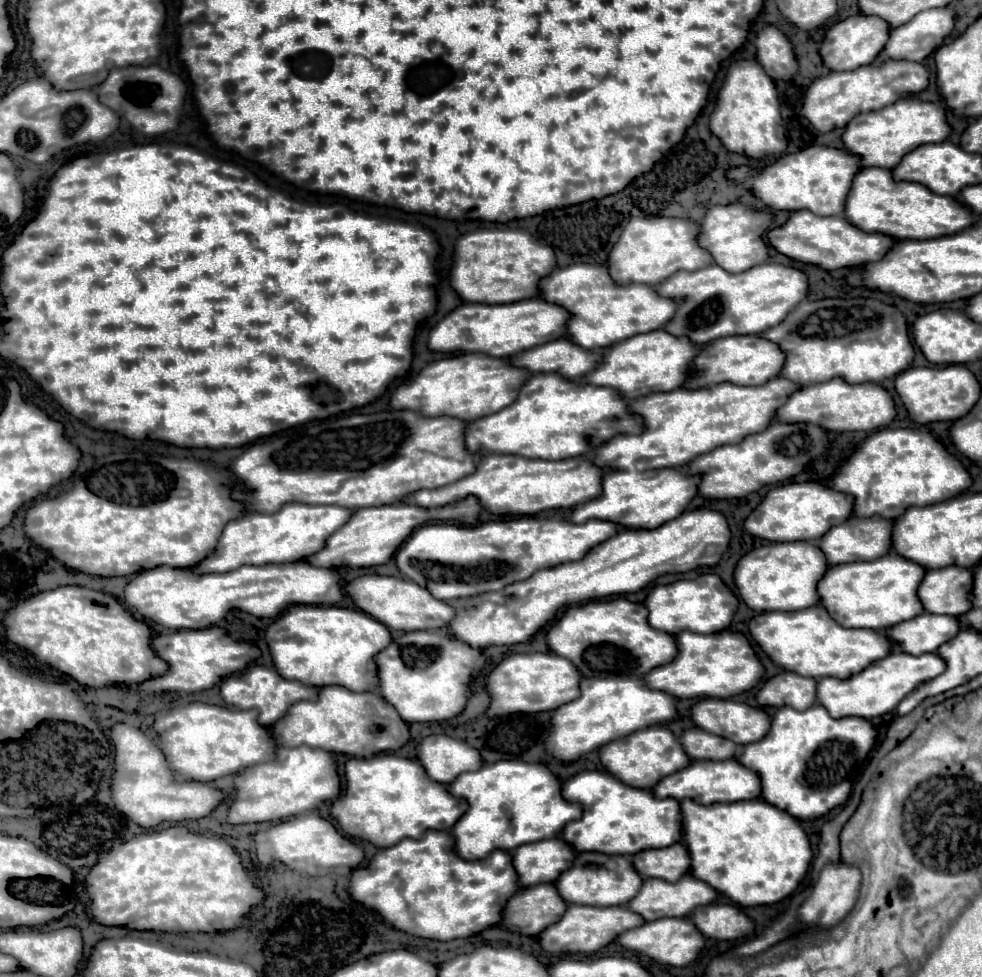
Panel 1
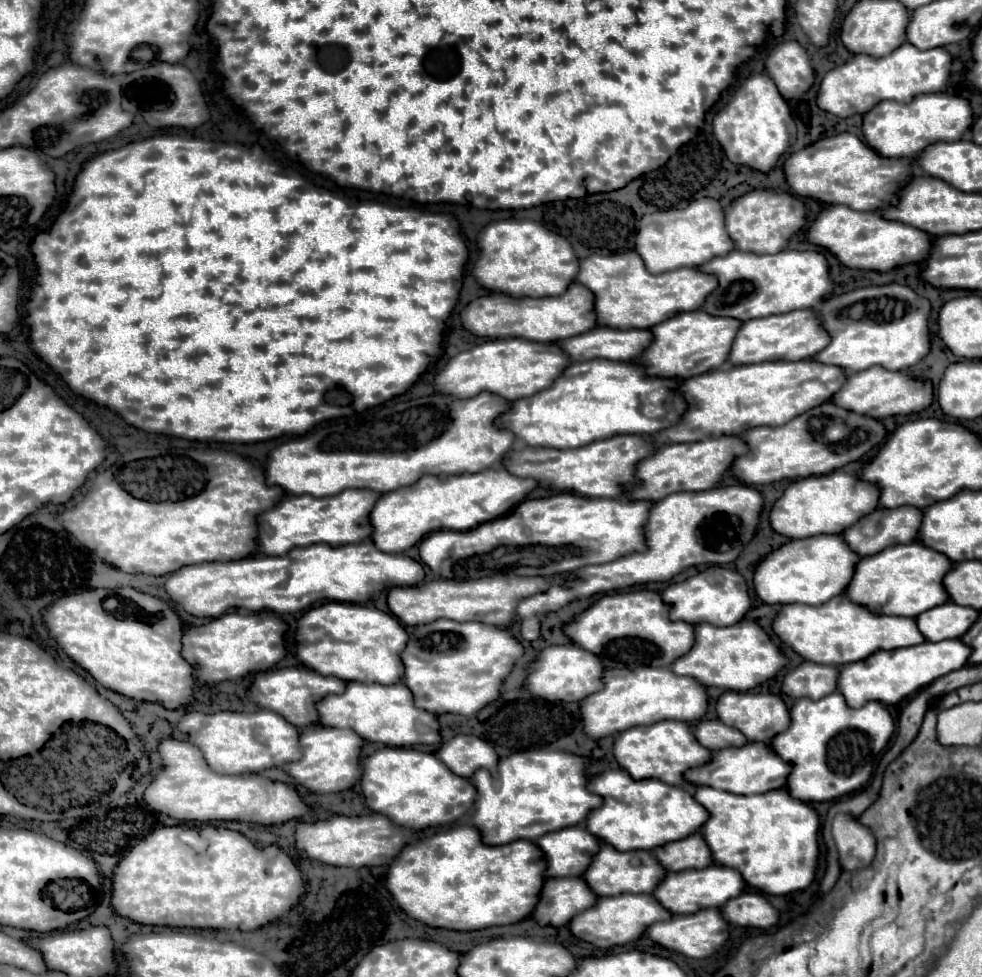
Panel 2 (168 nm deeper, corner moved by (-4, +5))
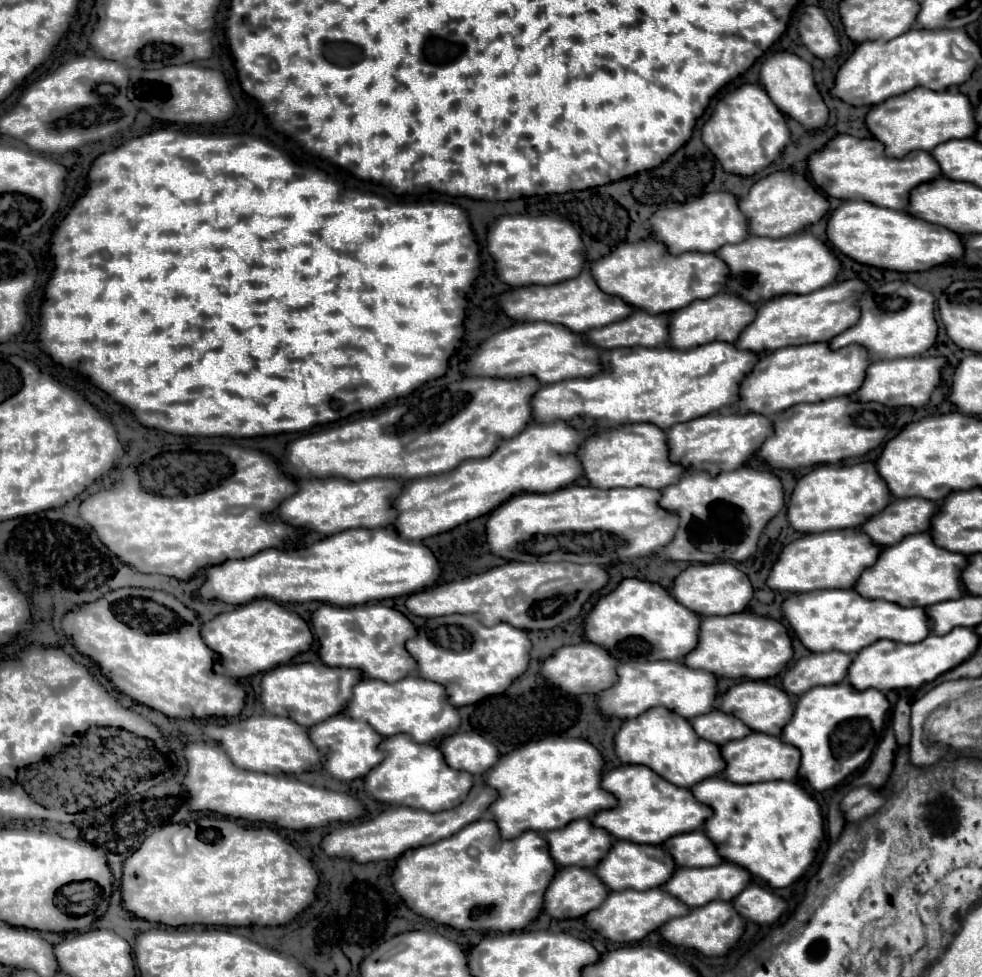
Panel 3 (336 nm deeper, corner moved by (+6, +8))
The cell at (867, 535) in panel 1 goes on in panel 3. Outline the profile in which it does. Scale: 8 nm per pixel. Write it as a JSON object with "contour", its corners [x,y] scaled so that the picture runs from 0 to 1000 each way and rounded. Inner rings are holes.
{"contour":[[[912,510],[900,524],[888,528],[878,542],[896,559],[910,559],[919,551],[935,545],[945,545],[951,526],[957,518],[941,510]]]}

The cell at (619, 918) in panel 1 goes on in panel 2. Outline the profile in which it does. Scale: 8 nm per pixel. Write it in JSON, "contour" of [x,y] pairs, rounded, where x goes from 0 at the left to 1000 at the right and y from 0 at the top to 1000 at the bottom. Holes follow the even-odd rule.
{"contour":[[[627,916],[627,918],[611,918],[601,930],[589,934],[578,945],[580,955],[597,965],[603,965],[607,969],[623,969],[623,967],[635,967],[642,963],[648,963],[656,951],[668,943],[678,943],[684,937],[668,924],[662,916]]]}

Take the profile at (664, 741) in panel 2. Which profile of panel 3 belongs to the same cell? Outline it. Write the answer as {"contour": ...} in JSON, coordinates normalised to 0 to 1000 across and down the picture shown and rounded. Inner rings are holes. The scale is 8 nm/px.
{"contour":[[[662,725],[654,733],[637,737],[633,745],[627,749],[625,770],[633,782],[660,784],[674,796],[695,807],[705,807],[707,802],[723,794],[729,794],[739,786],[739,780],[733,772],[733,764],[715,757],[699,735],[678,725]]]}

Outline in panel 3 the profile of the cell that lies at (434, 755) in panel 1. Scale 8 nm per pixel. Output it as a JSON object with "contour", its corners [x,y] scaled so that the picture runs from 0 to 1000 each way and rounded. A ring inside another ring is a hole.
{"contour":[[[466,749],[450,759],[456,784],[479,792],[495,792],[507,780],[507,766],[487,749]]]}

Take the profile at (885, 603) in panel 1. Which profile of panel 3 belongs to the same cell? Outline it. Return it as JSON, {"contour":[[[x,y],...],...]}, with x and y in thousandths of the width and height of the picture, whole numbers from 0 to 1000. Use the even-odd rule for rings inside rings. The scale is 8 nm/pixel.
{"contour":[[[947,545],[923,549],[923,553],[904,559],[898,563],[894,575],[880,583],[876,594],[872,596],[872,606],[880,612],[898,612],[904,616],[912,616],[916,620],[941,620],[976,614],[984,606],[980,606],[980,598],[976,598],[976,585],[984,581],[984,569],[965,565],[951,557]]]}

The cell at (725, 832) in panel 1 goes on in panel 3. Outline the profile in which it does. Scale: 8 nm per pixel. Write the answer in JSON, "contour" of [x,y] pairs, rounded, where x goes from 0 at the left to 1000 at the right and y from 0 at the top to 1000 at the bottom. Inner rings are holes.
{"contour":[[[725,794],[711,800],[705,811],[715,823],[727,829],[717,850],[741,882],[764,890],[786,909],[804,907],[827,884],[839,858],[839,839],[833,821],[813,800],[747,802],[737,794]]]}

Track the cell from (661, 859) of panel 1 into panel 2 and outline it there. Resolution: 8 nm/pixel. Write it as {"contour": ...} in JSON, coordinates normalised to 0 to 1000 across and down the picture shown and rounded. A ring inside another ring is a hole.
{"contour":[[[705,853],[692,861],[672,865],[664,871],[678,892],[717,889],[725,885],[725,875],[713,853]]]}

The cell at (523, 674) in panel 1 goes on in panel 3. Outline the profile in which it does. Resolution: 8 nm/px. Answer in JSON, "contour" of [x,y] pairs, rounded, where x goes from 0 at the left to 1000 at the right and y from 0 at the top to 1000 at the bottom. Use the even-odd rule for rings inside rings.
{"contour":[[[593,657],[587,661],[574,661],[566,665],[566,669],[554,678],[550,690],[580,710],[611,710],[629,698],[627,682],[629,676],[625,676],[625,671],[617,667],[617,663],[605,657]]]}

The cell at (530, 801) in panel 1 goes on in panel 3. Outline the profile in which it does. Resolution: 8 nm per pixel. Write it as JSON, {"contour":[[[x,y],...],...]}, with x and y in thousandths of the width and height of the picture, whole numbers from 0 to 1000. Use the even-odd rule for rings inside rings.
{"contour":[[[561,753],[548,759],[532,762],[527,764],[527,768],[509,776],[509,780],[495,790],[495,800],[509,811],[509,817],[499,825],[497,831],[505,839],[511,858],[525,858],[536,850],[560,852],[564,847],[574,847],[576,843],[580,843],[580,839],[599,837],[603,833],[627,825],[627,817],[611,805],[613,786],[615,786],[615,776],[601,759],[593,755]]]}

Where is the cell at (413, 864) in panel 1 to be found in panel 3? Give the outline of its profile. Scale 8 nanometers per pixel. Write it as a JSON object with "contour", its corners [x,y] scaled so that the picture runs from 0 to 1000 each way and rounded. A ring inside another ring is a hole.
{"contour":[[[491,837],[477,843],[458,858],[446,860],[444,864],[428,866],[415,870],[407,876],[399,901],[403,913],[413,921],[413,925],[428,938],[438,940],[448,946],[456,946],[468,952],[505,952],[523,954],[538,948],[554,929],[554,913],[564,899],[568,886],[560,880],[560,868],[556,868],[556,858],[548,852],[534,852],[527,858],[513,860],[509,856],[507,843],[501,837]]]}

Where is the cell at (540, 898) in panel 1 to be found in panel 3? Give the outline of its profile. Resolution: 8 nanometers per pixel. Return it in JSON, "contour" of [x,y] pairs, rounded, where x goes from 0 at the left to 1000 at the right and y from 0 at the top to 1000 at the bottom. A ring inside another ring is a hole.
{"contour":[[[570,888],[560,903],[554,931],[568,942],[593,940],[617,921],[619,909],[599,888]]]}

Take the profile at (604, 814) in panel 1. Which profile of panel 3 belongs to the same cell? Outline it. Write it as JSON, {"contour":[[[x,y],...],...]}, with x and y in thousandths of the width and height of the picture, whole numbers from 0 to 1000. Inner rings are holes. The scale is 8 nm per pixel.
{"contour":[[[629,784],[615,792],[613,807],[629,817],[629,825],[605,835],[605,845],[617,847],[627,860],[648,864],[676,864],[682,856],[707,852],[725,835],[725,827],[713,823],[703,807],[692,807],[658,784]]]}

